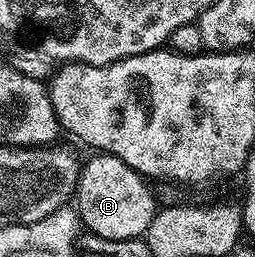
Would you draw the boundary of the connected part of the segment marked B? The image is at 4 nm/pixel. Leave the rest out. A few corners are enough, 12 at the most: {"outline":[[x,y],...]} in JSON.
{"outline":[[91,154],[76,210],[91,235],[142,239],[156,212],[145,178]]}

